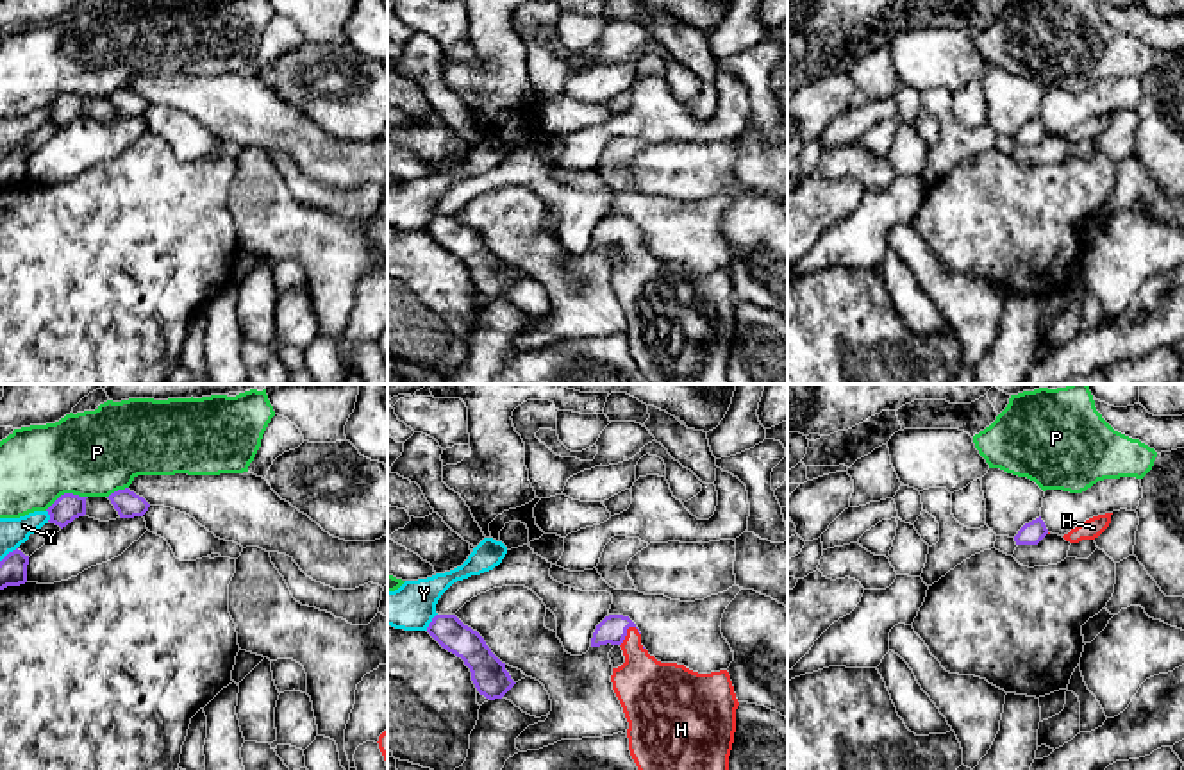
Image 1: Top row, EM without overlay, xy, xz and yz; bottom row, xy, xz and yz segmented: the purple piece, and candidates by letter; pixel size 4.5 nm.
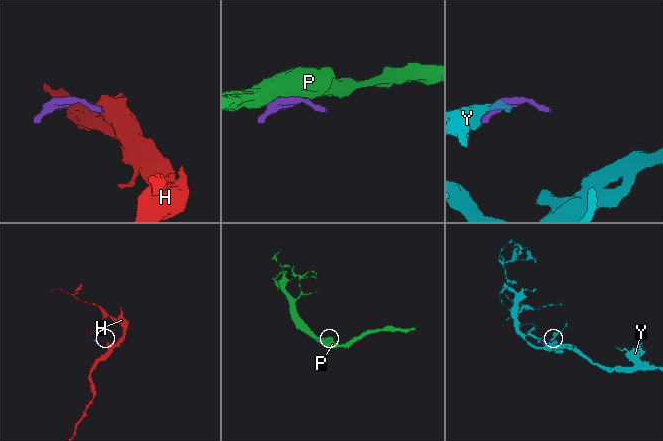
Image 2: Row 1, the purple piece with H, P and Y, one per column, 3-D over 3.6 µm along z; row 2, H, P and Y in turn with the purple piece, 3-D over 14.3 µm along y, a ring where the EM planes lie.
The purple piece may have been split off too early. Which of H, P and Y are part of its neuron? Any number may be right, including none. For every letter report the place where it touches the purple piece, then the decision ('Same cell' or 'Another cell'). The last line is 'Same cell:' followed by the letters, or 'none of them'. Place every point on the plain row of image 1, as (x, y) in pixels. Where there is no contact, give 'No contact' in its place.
H: Touches purple at xz (625, 234). Same cell
P: Touches purple at xy (65, 93). Another cell
Y: Touches purple at xz (431, 222). Another cell
Same cell: H

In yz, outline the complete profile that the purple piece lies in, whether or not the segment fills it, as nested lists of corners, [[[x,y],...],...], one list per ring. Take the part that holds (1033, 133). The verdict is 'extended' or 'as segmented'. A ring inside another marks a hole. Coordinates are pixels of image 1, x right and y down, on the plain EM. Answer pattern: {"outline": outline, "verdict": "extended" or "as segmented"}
{"outline": [[[1039,116],[1025,123],[1014,136],[1014,141],[1016,145],[1038,145],[1046,134],[1048,134],[1048,129]]], "verdict": "as segmented"}

